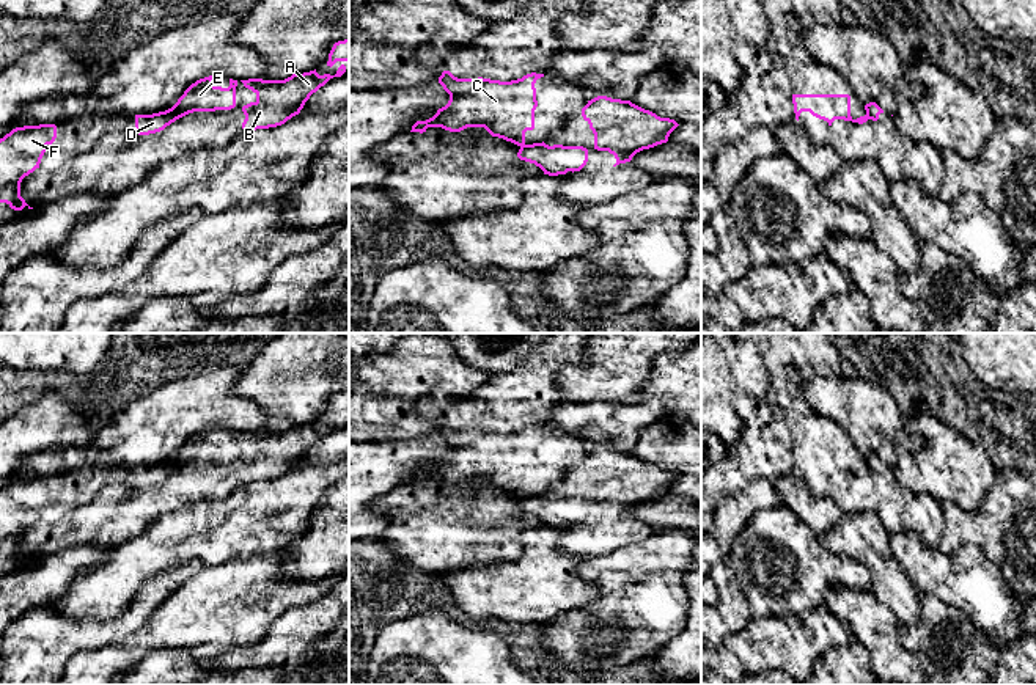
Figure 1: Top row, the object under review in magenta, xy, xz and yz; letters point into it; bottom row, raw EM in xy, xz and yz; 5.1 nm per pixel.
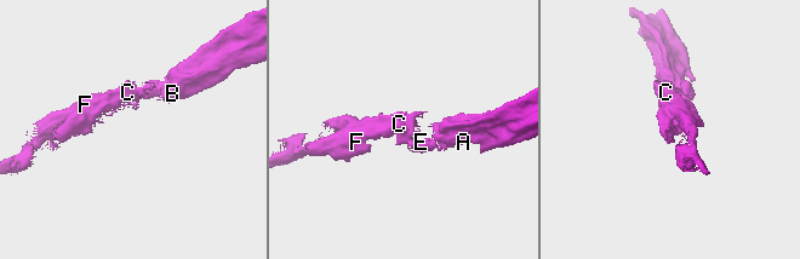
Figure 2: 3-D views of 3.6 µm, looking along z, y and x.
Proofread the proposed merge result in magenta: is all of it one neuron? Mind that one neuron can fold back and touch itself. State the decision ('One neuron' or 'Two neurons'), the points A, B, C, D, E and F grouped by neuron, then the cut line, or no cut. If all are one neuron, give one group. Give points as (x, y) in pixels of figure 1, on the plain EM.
Two neurons. Groups: A B E / C D F. Split along xy (170, 461), (178, 470)

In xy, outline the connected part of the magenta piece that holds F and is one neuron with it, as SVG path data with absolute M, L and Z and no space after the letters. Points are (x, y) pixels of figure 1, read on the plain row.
M55 476L16 479L0 490L0 555L14 562L33 561L20 548L20 534L39 520L46 498L55 490Z

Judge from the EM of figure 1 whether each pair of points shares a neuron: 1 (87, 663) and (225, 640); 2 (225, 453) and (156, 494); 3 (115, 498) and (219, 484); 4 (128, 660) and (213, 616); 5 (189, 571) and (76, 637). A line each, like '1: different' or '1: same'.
1: same
2: same
3: same
4: same
5: same

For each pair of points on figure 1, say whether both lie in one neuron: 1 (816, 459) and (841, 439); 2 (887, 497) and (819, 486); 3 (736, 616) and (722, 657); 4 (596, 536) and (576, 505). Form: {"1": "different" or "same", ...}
{"1": "same", "2": "different", "3": "different", "4": "same"}

